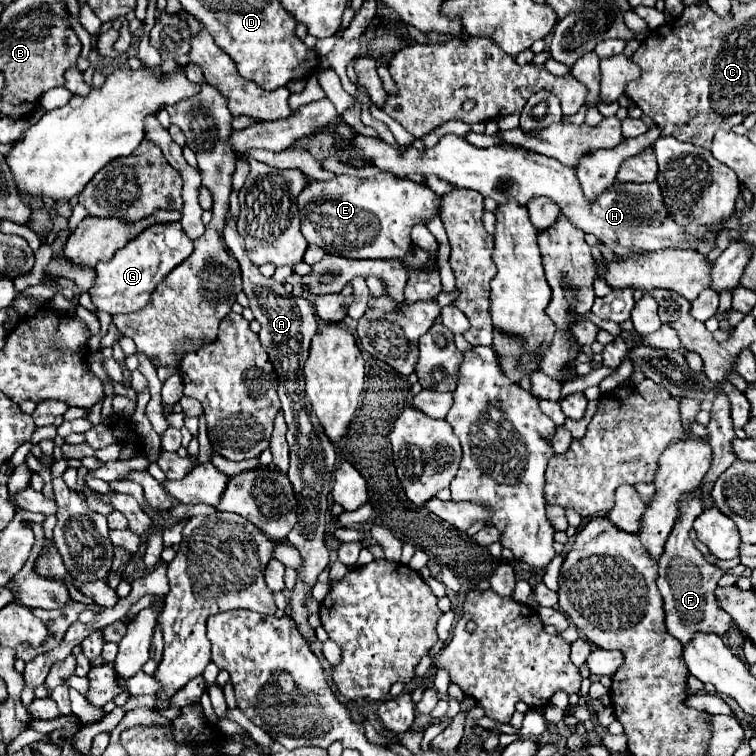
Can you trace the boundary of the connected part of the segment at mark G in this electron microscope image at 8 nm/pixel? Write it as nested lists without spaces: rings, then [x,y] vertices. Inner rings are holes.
[[[155,223],[155,225],[147,227],[141,235],[137,235],[123,249],[119,249],[109,263],[97,263],[95,265],[95,281],[89,289],[93,305],[99,311],[105,311],[105,313],[111,313],[111,315],[133,313],[133,311],[139,311],[141,307],[147,307],[147,303],[153,295],[153,289],[165,279],[165,275],[169,271],[173,271],[179,263],[183,263],[191,255],[191,251],[193,251],[193,241],[183,233],[181,223]]]

